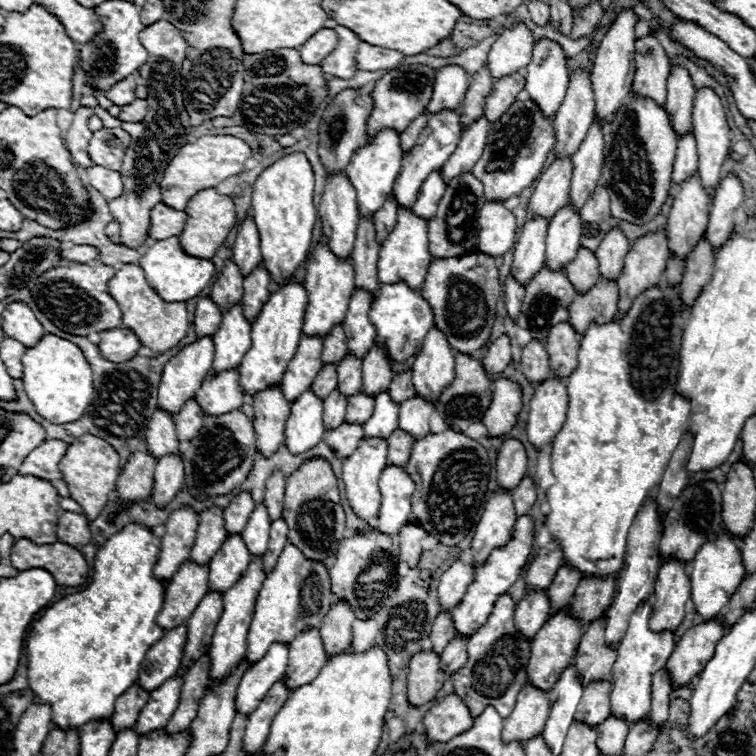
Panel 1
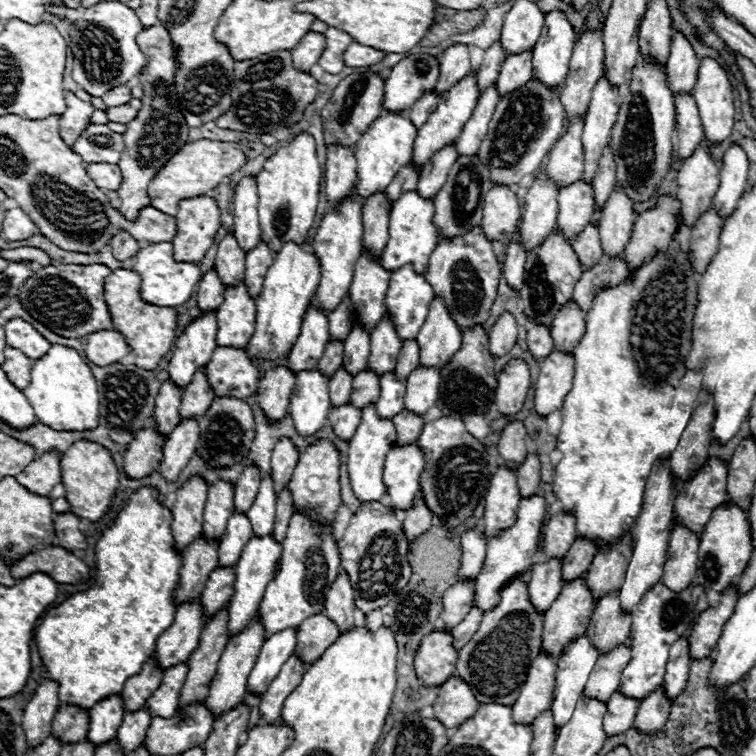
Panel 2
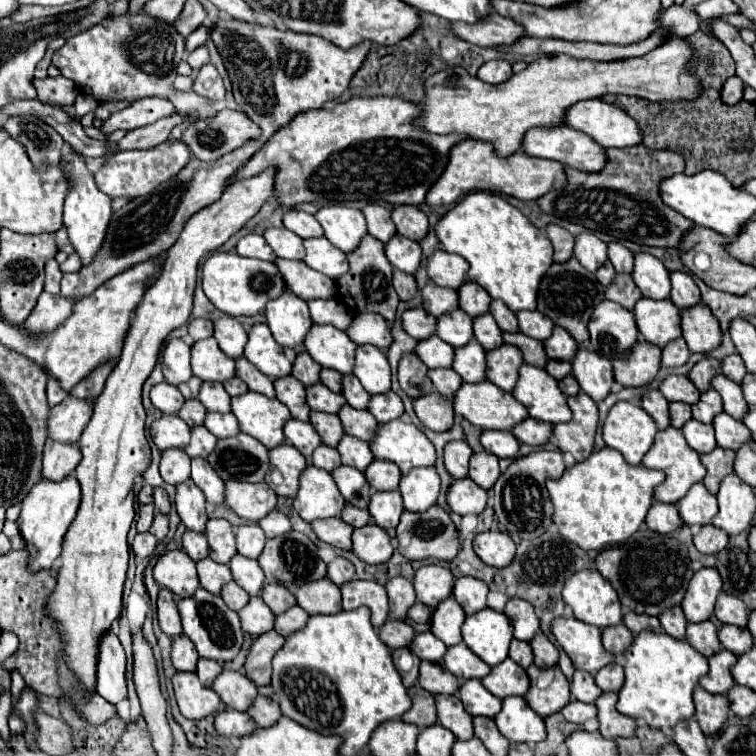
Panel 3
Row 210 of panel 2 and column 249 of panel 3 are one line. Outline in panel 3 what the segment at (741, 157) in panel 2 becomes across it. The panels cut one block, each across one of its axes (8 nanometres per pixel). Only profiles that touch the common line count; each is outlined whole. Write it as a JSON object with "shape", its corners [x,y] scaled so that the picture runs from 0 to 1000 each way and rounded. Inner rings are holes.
{"shape":[[[294,939],[283,947],[283,963],[288,971],[294,974],[320,974],[320,971],[331,971],[331,966],[336,966],[336,952],[328,950],[325,942],[315,942],[315,939]]]}

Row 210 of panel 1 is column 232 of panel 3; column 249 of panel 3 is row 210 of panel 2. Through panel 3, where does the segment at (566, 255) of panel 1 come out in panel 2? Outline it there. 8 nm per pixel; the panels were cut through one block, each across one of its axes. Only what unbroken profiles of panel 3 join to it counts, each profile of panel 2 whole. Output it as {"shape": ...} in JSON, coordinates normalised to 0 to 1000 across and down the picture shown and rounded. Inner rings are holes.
{"shape":[[[770,238],[738,254],[738,302],[757,320],[786,286],[783,243]]]}

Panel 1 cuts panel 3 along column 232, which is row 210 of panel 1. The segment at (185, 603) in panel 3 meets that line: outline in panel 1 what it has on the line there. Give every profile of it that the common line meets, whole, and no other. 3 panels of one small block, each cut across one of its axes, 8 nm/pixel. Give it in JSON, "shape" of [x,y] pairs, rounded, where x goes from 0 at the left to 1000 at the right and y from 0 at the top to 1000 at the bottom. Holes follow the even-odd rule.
{"shape":[[[839,122],[823,135],[810,164],[799,169],[799,222],[796,243],[807,254],[807,280],[817,291],[831,291],[841,296],[857,294],[870,283],[873,272],[881,267],[889,220],[894,204],[894,175],[886,164],[878,140],[870,140],[862,130],[847,130]]]}

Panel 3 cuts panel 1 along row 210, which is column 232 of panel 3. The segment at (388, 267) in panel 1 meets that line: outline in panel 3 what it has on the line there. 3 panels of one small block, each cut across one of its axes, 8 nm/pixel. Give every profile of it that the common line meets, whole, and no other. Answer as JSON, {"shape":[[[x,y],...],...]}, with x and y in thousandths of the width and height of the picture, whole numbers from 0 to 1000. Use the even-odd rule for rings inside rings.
{"shape":[[[341,519],[310,524],[307,548],[315,553],[317,569],[344,582],[354,595],[378,582],[373,563],[384,556],[384,545],[365,526],[352,526]]]}

